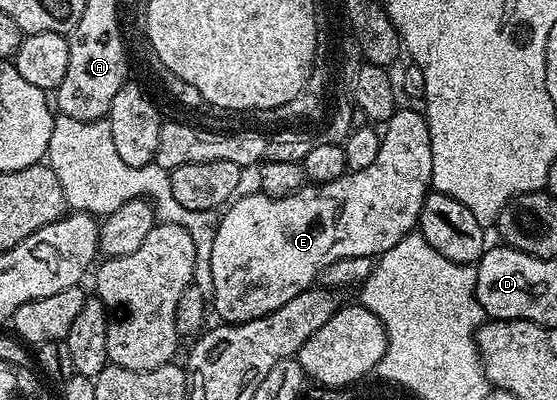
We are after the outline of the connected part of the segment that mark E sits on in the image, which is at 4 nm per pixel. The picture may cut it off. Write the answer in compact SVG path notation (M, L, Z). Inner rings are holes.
M402 106L399 107L397 112L392 114L388 132L382 138L380 154L376 154L376 162L372 162L372 166L364 166L364 170L359 172L347 171L345 176L336 178L332 182L324 182L323 184L307 183L305 186L288 193L284 197L272 197L265 194L245 196L244 194L235 199L221 213L218 229L216 230L216 238L212 244L212 258L210 259L210 269L212 270L212 308L213 311L214 308L218 311L219 317L217 319L219 321L228 324L243 324L249 320L266 316L272 310L280 310L280 306L284 306L284 302L292 302L292 298L296 298L296 294L300 294L305 288L315 287L316 281L322 275L322 271L328 266L332 266L332 262L343 260L344 258L360 258L361 256L377 258L383 252L392 250L392 246L396 246L396 242L400 242L405 236L411 235L417 229L418 216L422 212L424 198L432 188L430 182L432 178L432 142L428 134L428 122L425 115L421 111L414 111L418 110L410 106Z

